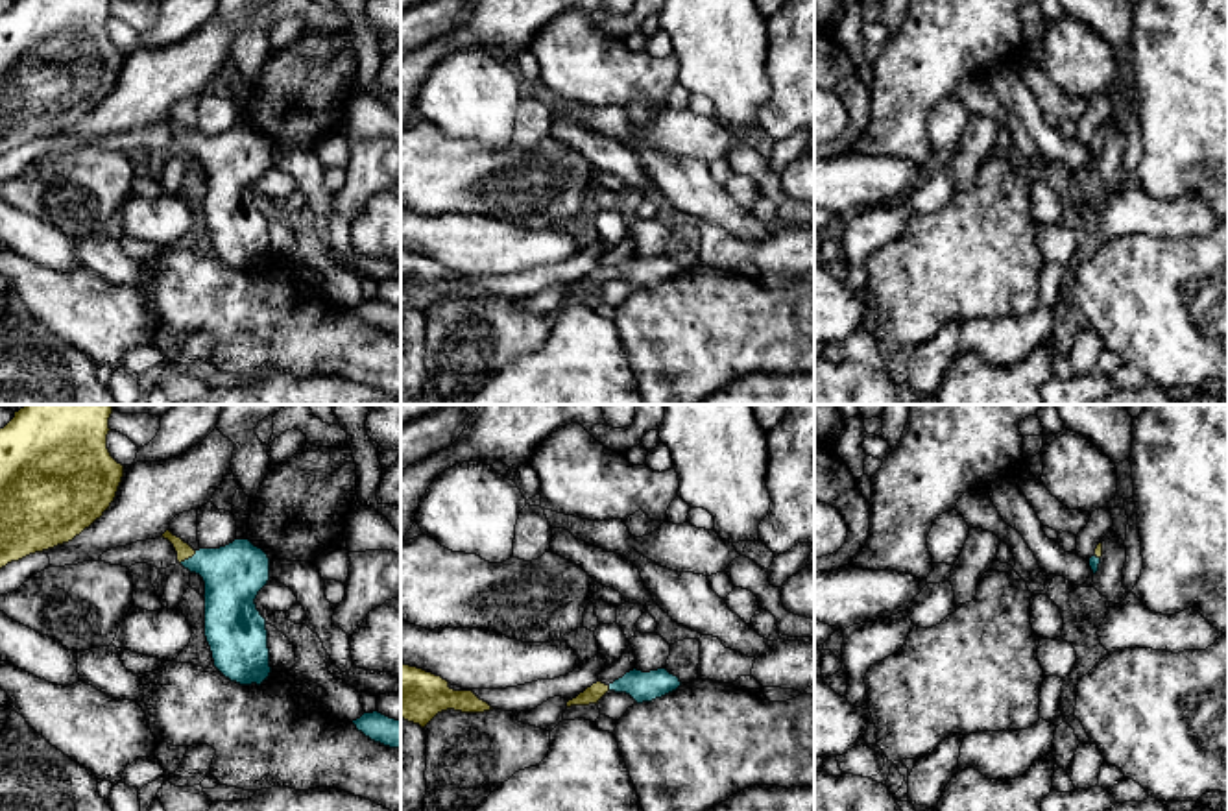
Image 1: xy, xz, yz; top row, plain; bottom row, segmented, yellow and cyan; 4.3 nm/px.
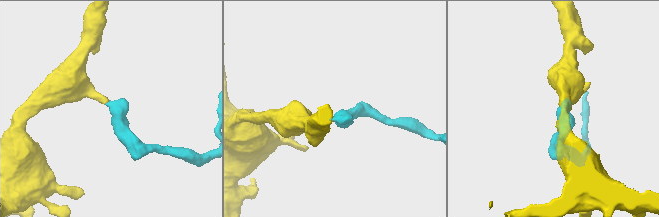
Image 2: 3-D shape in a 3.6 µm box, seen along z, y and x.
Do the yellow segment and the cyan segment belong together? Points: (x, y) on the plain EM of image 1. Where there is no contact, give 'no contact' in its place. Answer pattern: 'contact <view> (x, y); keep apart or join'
contact xy (187, 145); join

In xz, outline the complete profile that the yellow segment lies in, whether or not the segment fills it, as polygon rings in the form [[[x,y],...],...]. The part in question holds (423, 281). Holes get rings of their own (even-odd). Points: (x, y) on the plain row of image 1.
[[[401,249],[401,305],[425,314],[447,296],[484,299],[493,294],[473,277],[454,277],[441,262]]]

